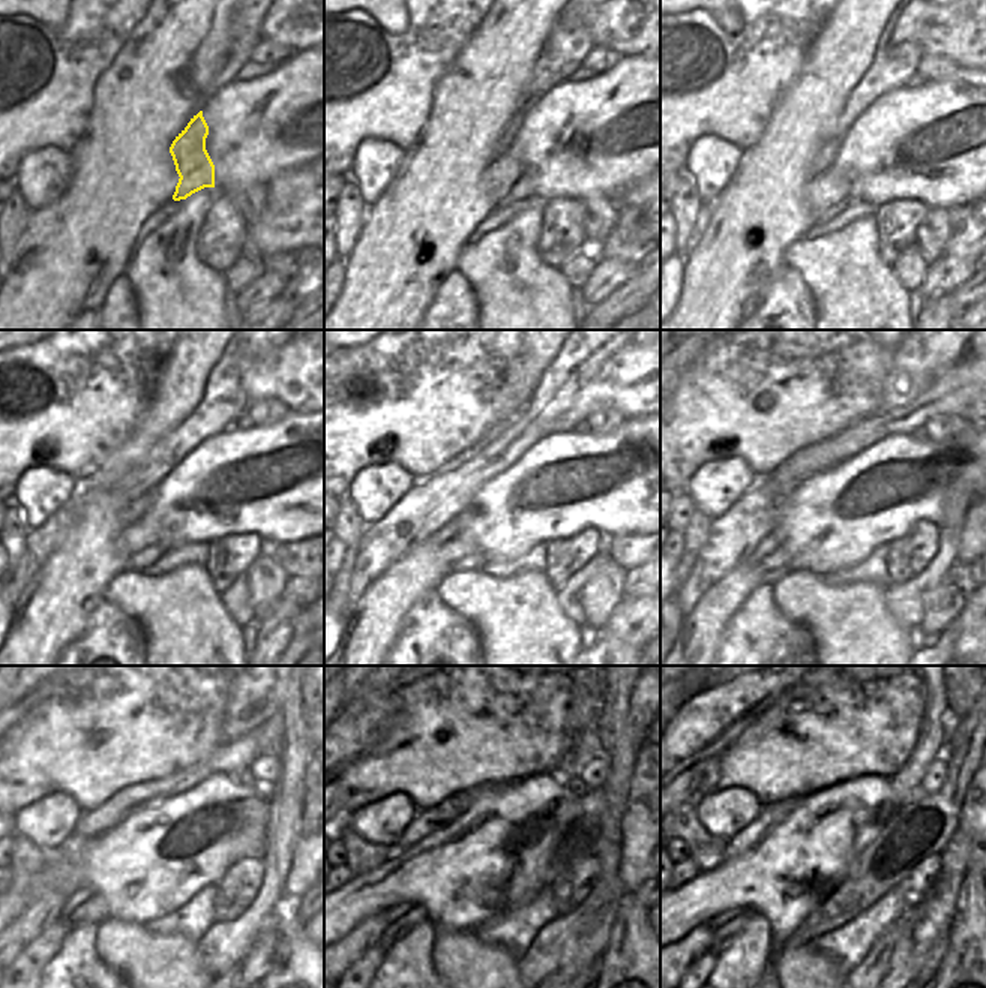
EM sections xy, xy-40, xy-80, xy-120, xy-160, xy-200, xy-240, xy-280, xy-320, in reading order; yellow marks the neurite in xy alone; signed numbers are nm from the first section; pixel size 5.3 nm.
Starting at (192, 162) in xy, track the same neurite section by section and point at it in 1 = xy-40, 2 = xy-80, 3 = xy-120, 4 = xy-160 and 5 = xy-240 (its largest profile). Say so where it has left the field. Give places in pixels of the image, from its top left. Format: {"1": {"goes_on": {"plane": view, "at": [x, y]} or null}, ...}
{"1": {"goes_on": {"plane": "xy-40", "at": [506, 182]}}, "2": {"goes_on": {"plane": "xy-80", "at": [833, 186]}}, "3": {"goes_on": {"plane": "xy-120", "at": [144, 532]}}, "4": {"goes_on": {"plane": "xy-160", "at": [462, 544]}}, "5": {"goes_on": {"plane": "xy-240", "at": [95, 909]}}}

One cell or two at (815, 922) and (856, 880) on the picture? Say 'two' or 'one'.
one

